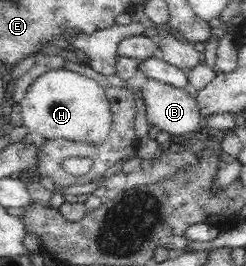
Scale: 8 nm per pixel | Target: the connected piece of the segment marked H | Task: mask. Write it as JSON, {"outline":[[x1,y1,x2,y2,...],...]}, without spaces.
{"outline":[[65,69,47,71,30,84,21,103,21,114,30,133,41,134,46,141,64,139,86,146,102,144,112,124,106,90,87,76]]}

